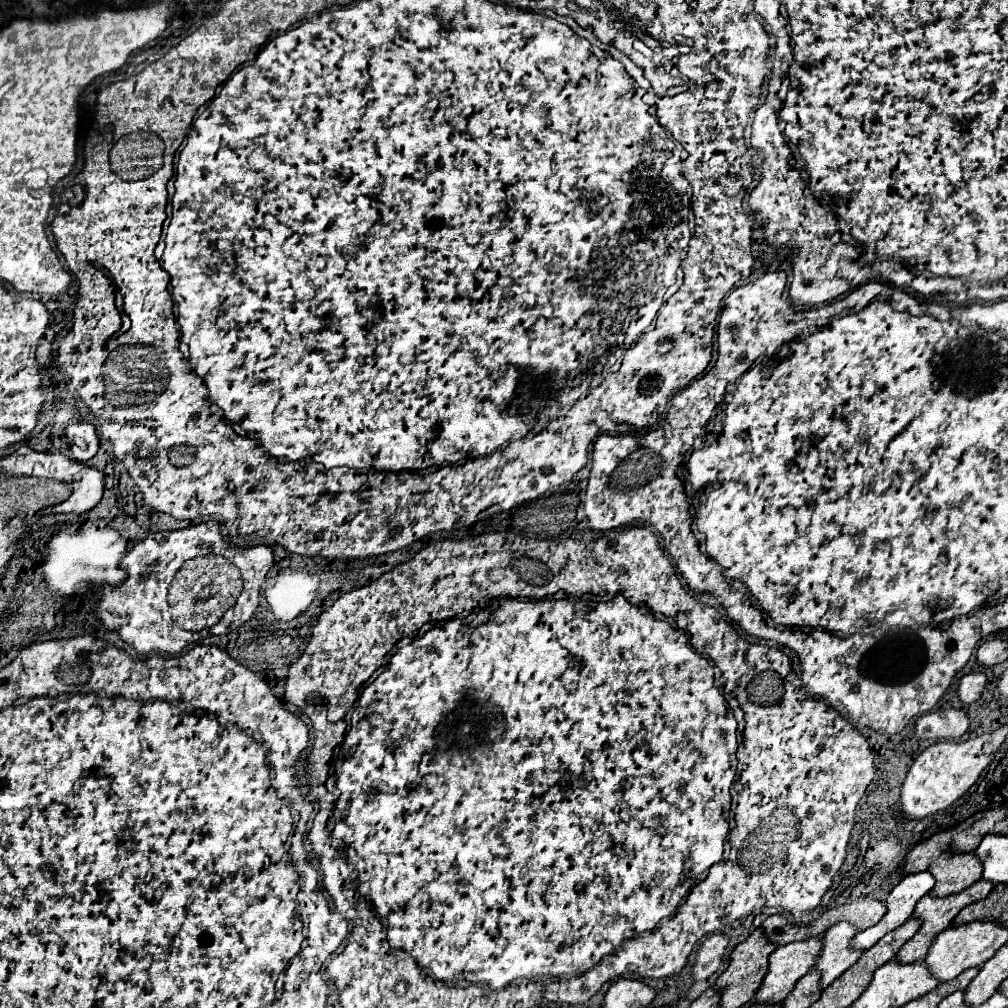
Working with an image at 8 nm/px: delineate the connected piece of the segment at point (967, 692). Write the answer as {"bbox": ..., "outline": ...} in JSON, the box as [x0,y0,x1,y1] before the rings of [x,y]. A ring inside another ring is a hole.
{"bbox":[959,672,987,704],"outline":[[[971,672],[967,676],[961,678],[961,684],[959,684],[959,698],[965,702],[965,704],[971,704],[975,702],[983,690],[985,690],[985,684],[987,684],[987,676],[983,672]]]}

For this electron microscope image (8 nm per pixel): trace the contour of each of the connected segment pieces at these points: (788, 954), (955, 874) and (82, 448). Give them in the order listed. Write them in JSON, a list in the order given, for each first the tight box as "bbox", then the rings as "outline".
[{"bbox":[755,936,823,1004],"outline":[[[823,936],[779,946],[769,956],[769,972],[755,994],[755,1002],[777,1004],[793,990],[793,984],[815,966],[823,948]]]},{"bbox":[929,854,981,898],"outline":[[[941,854],[929,866],[929,872],[937,880],[931,894],[943,898],[981,880],[981,860],[977,860],[975,854]]]},{"bbox":[67,424,99,462],"outline":[[[71,424],[67,426],[67,438],[71,444],[71,454],[79,462],[91,460],[99,450],[99,438],[93,424]]]}]

